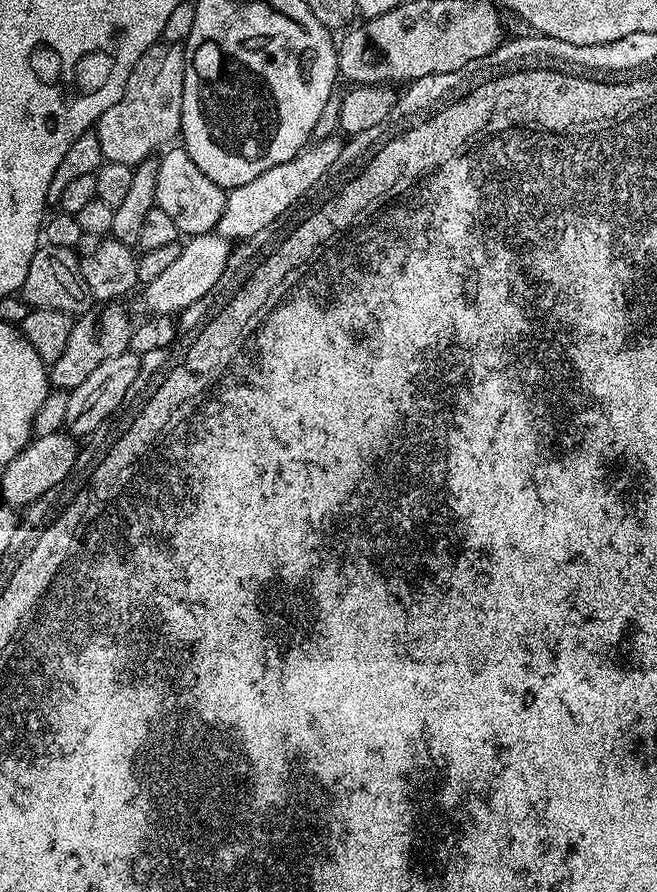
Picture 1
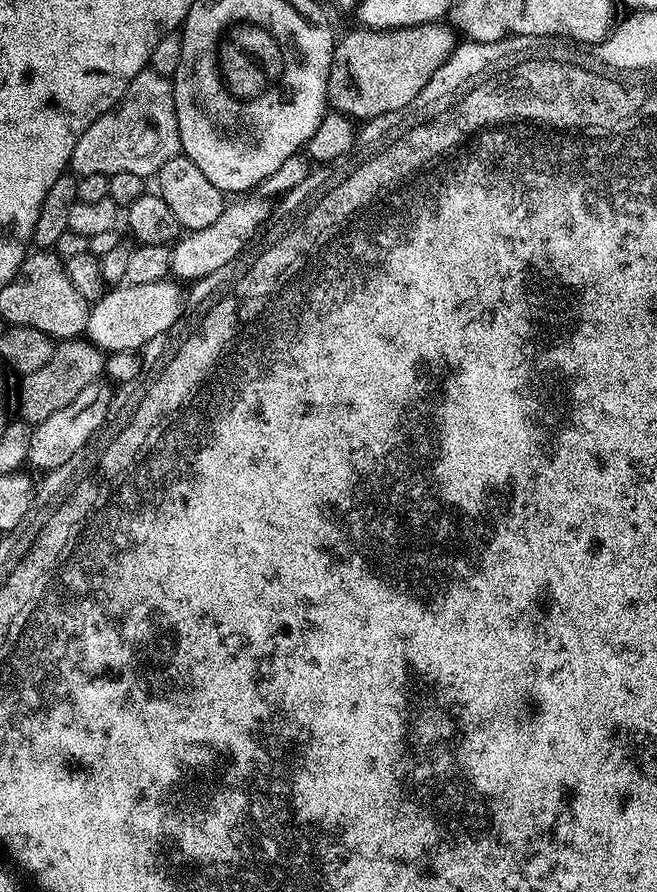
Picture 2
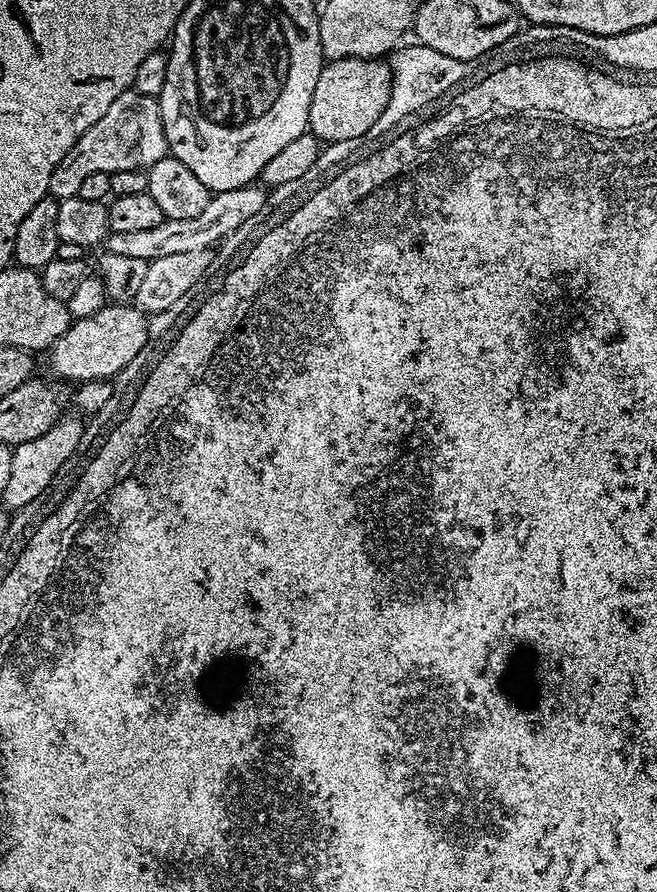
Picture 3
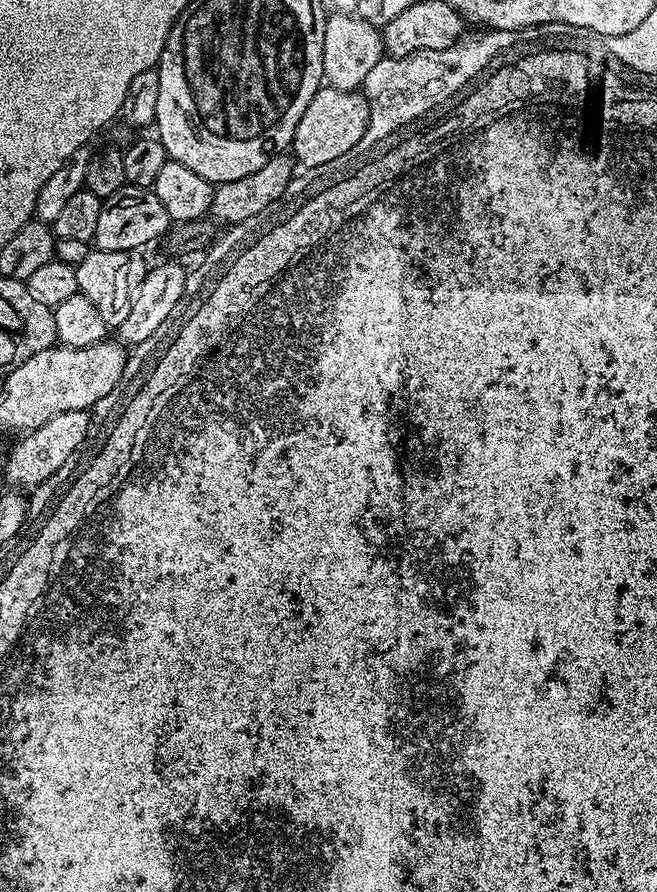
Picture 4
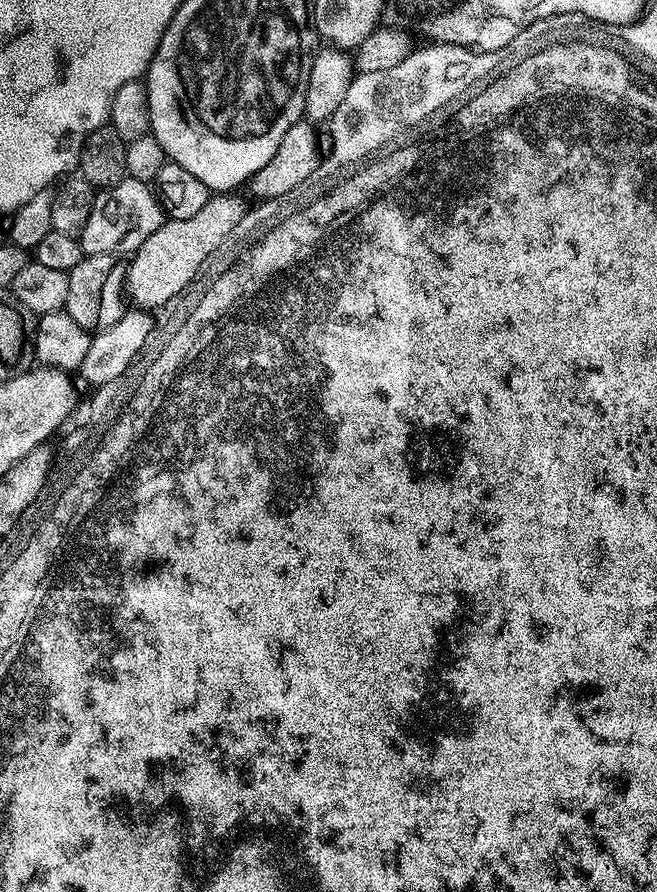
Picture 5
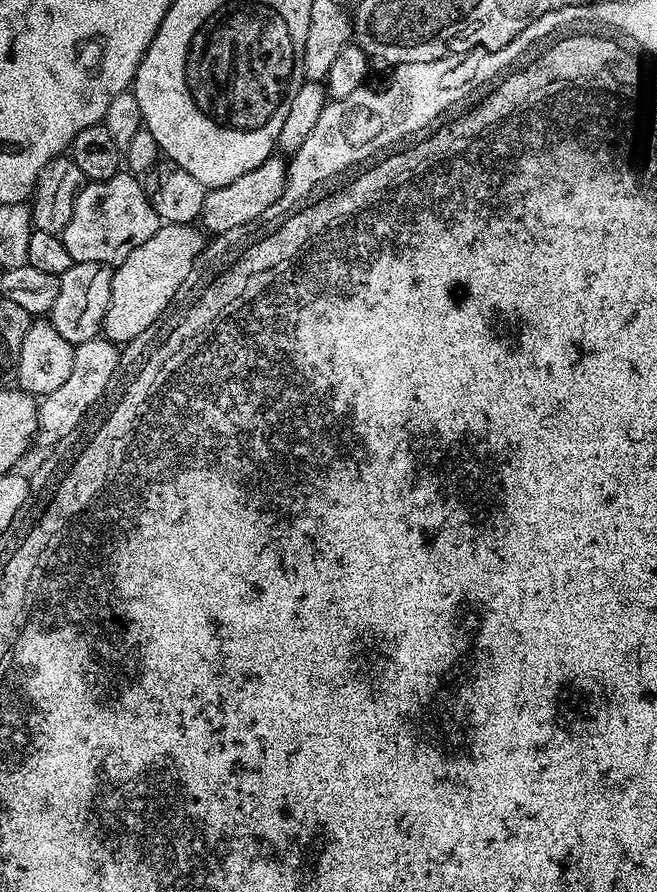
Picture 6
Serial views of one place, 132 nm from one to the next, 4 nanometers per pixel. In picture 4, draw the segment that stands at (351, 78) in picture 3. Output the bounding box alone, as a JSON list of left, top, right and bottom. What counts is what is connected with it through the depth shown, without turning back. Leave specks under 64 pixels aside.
[290,86,368,169]

